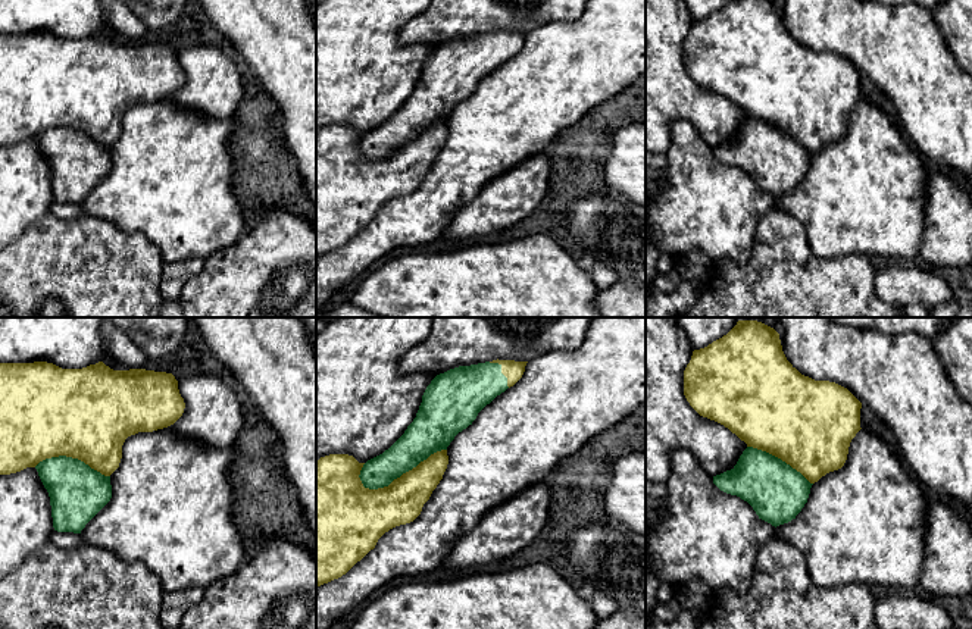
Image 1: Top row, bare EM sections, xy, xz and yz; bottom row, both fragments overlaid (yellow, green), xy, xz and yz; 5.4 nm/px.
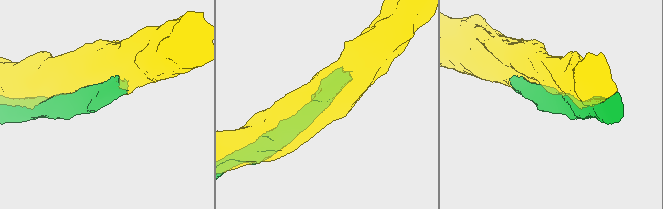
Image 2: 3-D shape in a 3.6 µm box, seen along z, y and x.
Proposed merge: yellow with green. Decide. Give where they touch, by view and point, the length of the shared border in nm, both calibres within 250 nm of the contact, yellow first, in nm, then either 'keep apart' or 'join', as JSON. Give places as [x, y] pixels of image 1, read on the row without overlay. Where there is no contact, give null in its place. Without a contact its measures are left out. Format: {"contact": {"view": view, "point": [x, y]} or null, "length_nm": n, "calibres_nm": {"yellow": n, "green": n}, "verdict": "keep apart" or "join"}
{"contact": {"view": "xz", "point": [402, 146]}, "length_nm": 500, "calibres_nm": {"yellow": 240, "green": 200}, "verdict": "join"}

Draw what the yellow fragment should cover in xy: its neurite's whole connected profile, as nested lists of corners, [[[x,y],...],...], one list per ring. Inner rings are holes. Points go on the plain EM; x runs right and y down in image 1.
[[[103,32],[82,40],[62,40],[53,34],[0,34],[0,145],[35,138],[49,163],[53,198],[81,204],[110,172],[110,145],[119,138],[125,110],[174,96],[185,73],[172,44],[146,40],[113,41]]]

